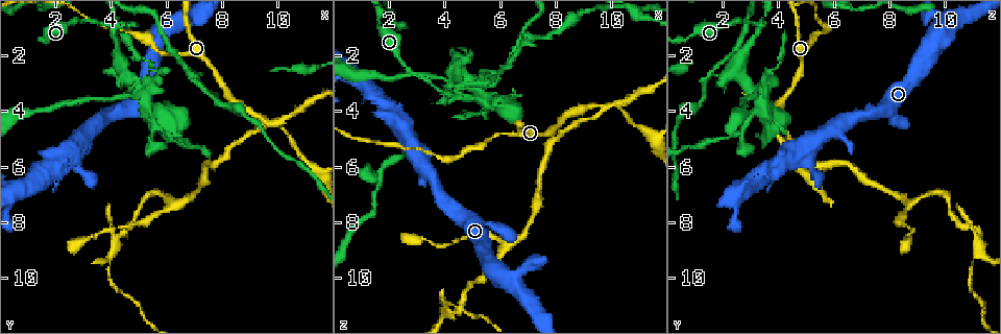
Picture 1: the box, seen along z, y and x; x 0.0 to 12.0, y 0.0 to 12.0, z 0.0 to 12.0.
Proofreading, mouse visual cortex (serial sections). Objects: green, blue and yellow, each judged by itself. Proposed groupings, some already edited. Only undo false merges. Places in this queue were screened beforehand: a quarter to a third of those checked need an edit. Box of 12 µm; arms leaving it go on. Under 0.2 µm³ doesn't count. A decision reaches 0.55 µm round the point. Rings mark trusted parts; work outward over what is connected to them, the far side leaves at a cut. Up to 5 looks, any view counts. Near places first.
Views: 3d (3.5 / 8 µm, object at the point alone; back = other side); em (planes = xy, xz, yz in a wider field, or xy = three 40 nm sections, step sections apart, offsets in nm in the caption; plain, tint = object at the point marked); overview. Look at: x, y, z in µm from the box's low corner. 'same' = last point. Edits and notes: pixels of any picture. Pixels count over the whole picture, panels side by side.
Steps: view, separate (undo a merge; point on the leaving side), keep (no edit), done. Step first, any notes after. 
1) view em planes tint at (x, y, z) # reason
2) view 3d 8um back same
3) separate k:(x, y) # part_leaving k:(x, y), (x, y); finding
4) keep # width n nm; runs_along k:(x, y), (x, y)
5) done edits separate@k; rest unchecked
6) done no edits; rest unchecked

view em xy step 5 tint at (6.0, 2.0, 4.9) # a narrow waist

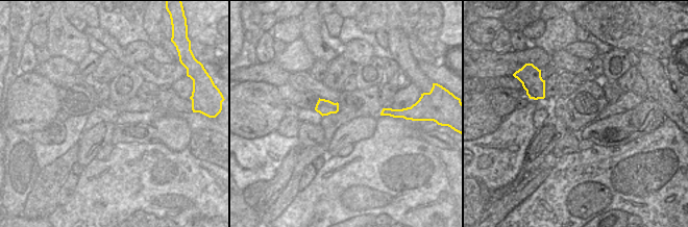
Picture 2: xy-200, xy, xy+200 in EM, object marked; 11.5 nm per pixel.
view 3d 3.5um same

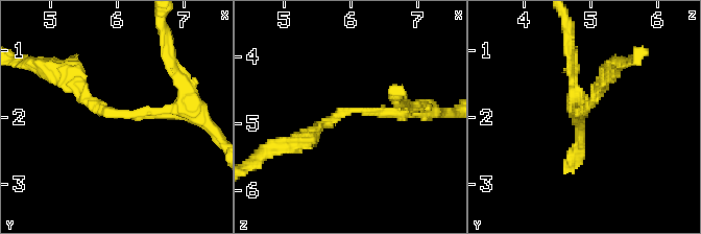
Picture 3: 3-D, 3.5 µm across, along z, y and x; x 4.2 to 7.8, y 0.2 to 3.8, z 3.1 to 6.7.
keep # runs_along 3:(422, 109), (342, 111), (304, 141); one cell here

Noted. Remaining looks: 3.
view em planes tint at (9.8, 4.4, 3.8) # sudden change in width

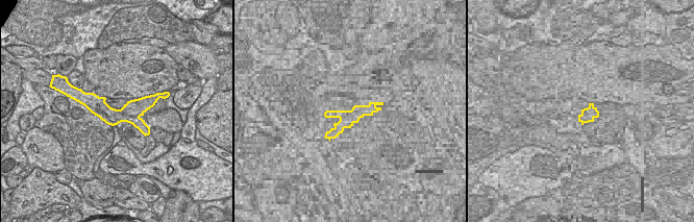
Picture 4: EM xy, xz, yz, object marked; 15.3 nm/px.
view 3d 3.5um same

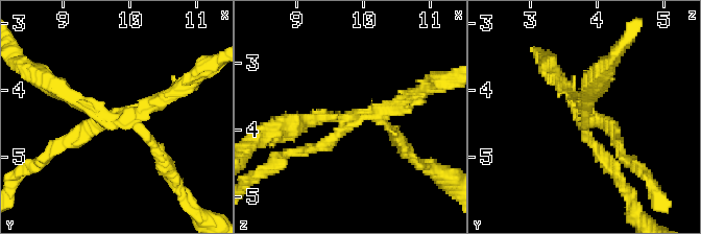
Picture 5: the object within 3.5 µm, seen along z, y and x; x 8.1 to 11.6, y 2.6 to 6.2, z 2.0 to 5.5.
separate 5:(397, 111) # arms 4; arm_widths 150, 150, 200, 250 nm; border 4:(120, 109), (123, 116), (139, 118); two cells meet here

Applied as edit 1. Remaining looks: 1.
done edits separate@5; rest unchecked

